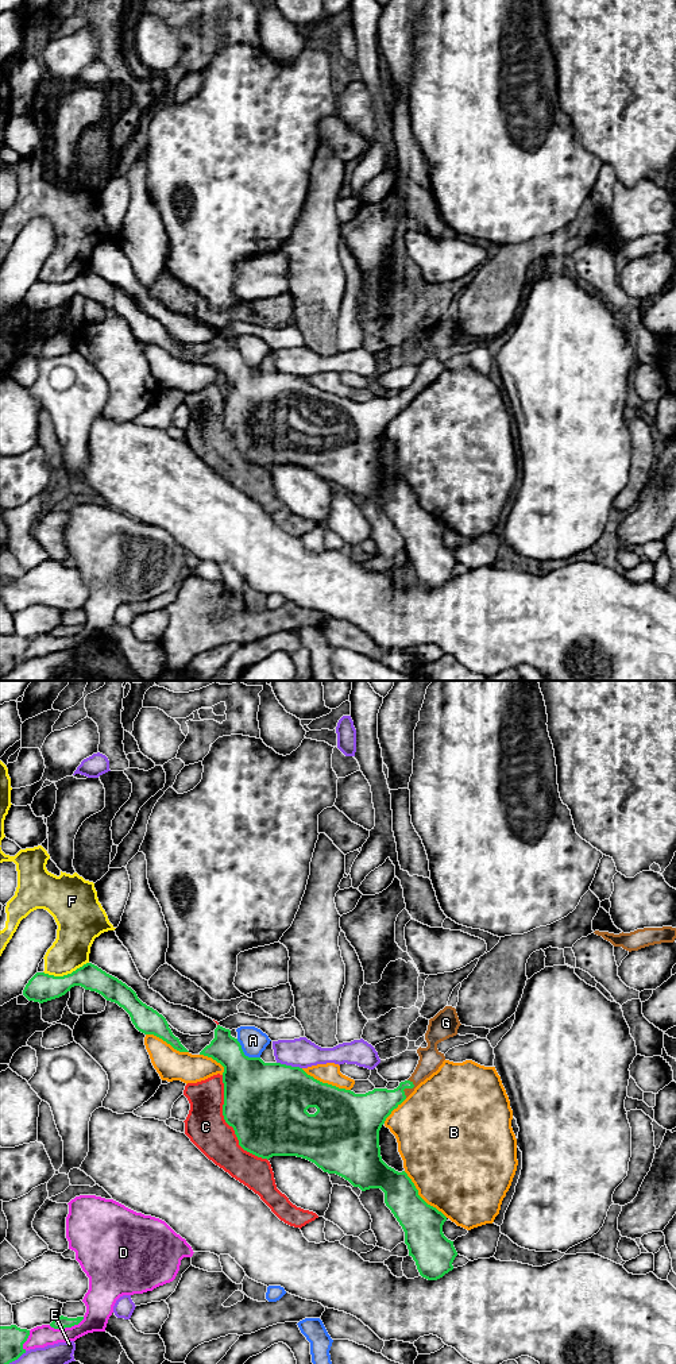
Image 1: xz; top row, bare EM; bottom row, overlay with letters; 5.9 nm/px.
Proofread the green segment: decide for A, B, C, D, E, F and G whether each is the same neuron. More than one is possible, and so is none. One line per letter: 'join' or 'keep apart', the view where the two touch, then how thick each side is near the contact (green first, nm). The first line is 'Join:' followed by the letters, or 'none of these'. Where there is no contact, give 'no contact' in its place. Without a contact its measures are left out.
Join: G
A: keep apart | xz | 380/160 nm
B: keep apart | xz | 240/480 nm
C: keep apart | xz | 480/240 nm
D: keep apart | xz | 80/170 nm
E: keep apart | xz | 460/180 nm
F: keep apart | xz | 170/220 nm
G: join | xz | 200/140 nm

